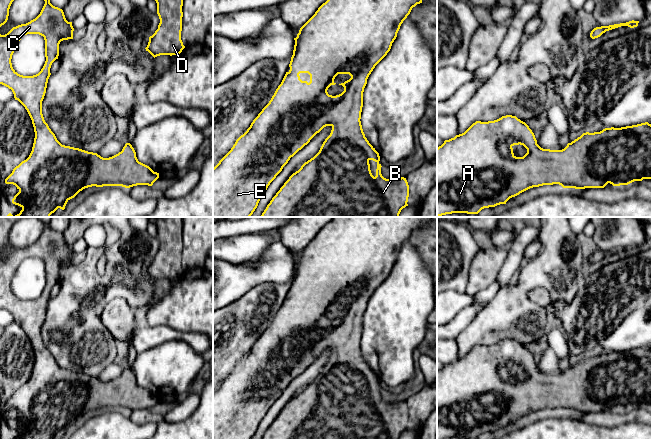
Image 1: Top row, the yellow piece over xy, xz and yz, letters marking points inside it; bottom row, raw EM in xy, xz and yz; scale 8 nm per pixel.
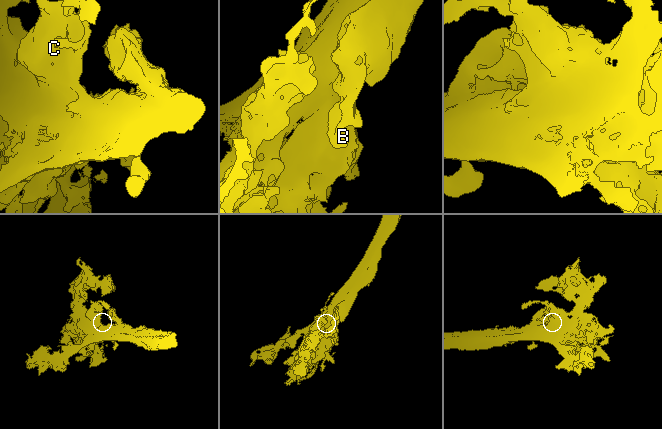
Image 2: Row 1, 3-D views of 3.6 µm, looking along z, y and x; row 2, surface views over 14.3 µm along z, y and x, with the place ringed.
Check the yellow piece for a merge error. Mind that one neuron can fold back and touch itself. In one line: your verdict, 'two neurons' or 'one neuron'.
one neuron

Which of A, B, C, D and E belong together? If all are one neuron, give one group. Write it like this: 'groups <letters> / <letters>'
groups A B C D E

